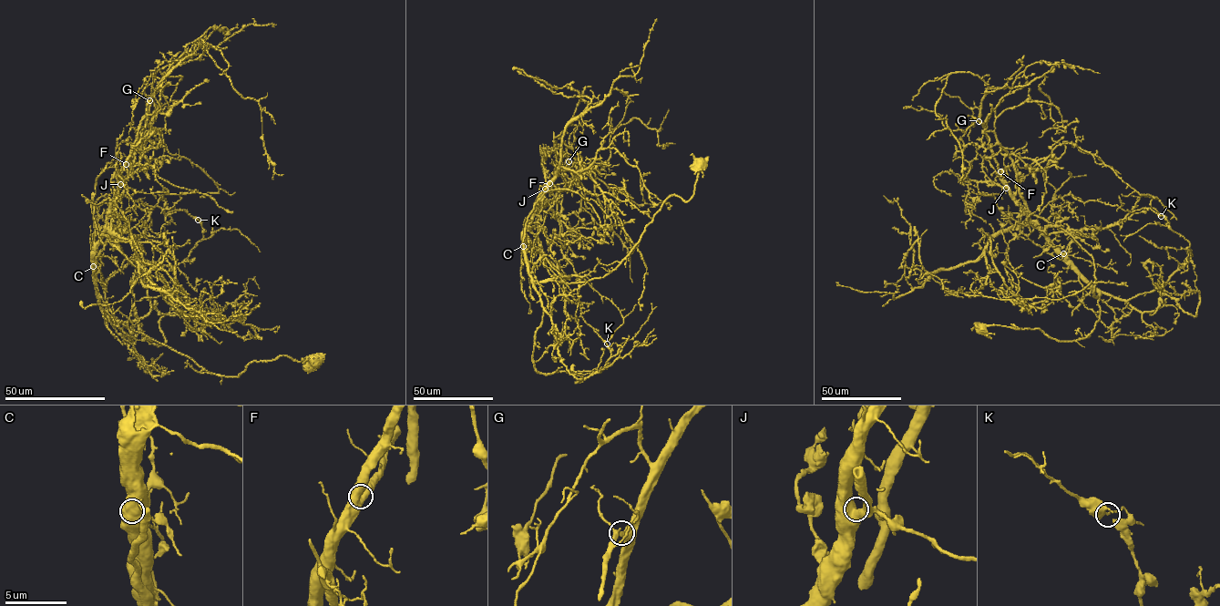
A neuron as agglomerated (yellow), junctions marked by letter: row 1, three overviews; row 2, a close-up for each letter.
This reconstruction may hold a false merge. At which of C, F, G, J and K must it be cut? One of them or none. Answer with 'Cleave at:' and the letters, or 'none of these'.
Cleave at: K

